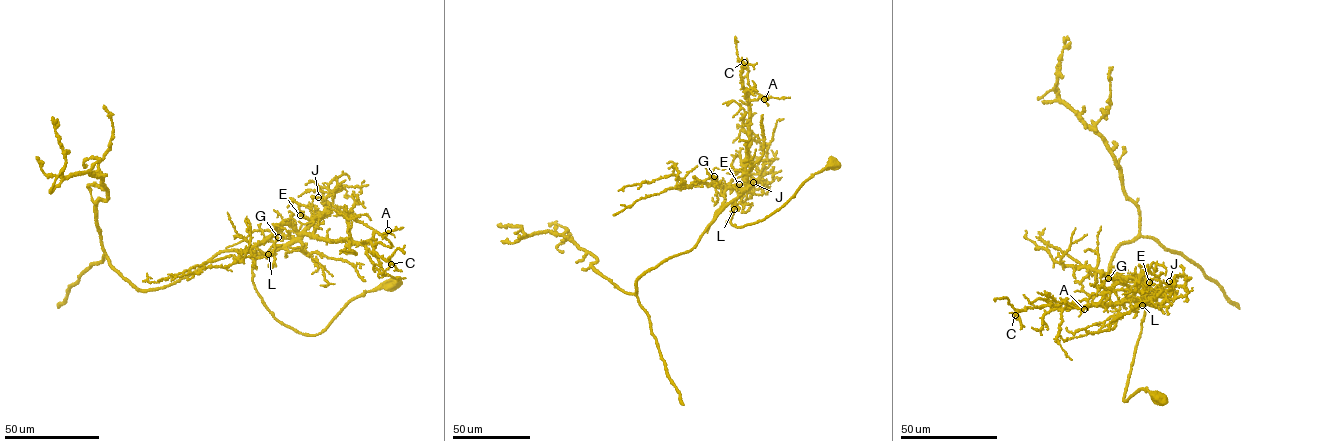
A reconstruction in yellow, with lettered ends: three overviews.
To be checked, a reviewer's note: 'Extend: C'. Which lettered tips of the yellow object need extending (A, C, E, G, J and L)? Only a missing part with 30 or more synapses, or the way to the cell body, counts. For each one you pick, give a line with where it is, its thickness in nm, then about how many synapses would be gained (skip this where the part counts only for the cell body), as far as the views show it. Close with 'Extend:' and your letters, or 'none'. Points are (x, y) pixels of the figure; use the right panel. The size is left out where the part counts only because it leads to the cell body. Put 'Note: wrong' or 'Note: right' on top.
Note: wrong
Extend: none

